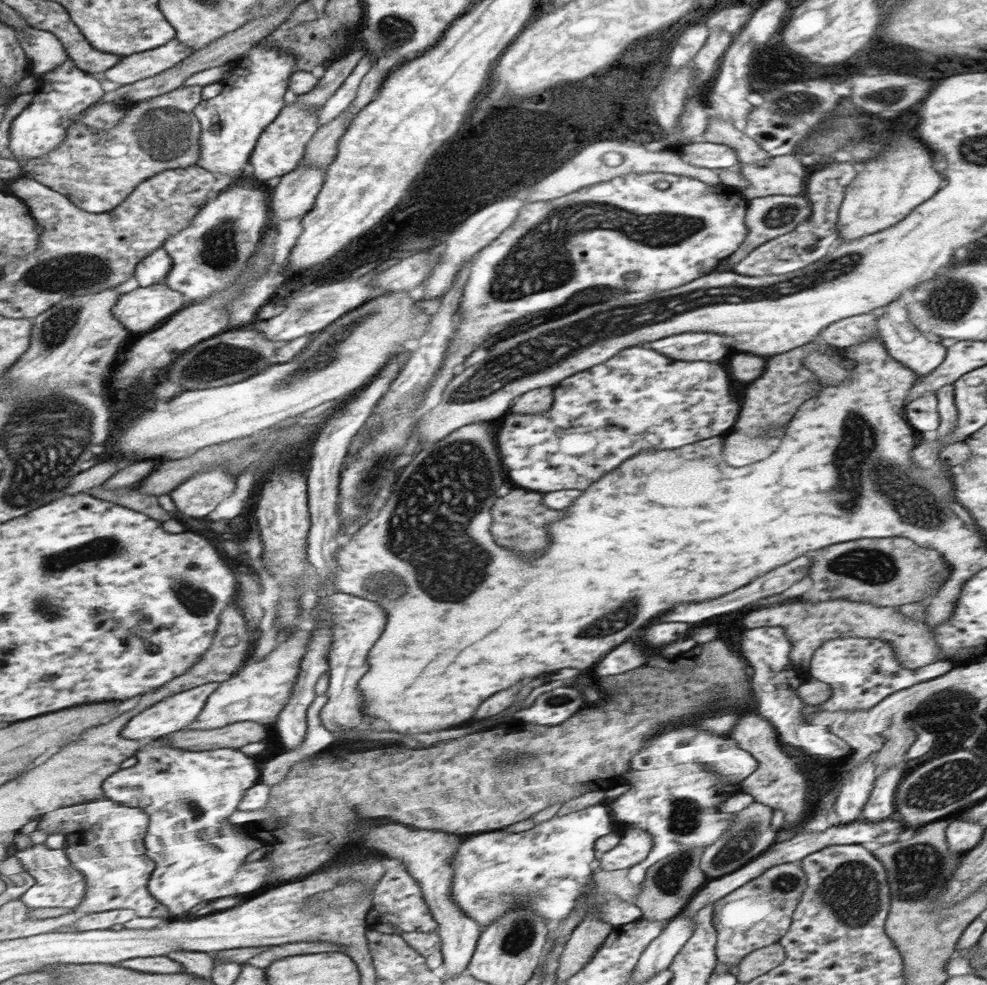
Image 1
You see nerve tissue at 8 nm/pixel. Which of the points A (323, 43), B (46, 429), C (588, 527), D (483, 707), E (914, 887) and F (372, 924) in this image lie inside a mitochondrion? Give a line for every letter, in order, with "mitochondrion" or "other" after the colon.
A: mitochondrion
B: mitochondrion
C: other
D: other
E: mitochondrion
F: other

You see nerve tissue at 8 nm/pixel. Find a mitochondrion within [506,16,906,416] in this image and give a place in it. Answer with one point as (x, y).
(797, 102)

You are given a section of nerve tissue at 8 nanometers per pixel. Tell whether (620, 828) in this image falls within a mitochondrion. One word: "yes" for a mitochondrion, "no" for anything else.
no

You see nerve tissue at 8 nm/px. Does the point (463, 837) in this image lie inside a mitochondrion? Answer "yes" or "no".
no

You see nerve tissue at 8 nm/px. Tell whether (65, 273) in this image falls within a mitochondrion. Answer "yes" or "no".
yes

